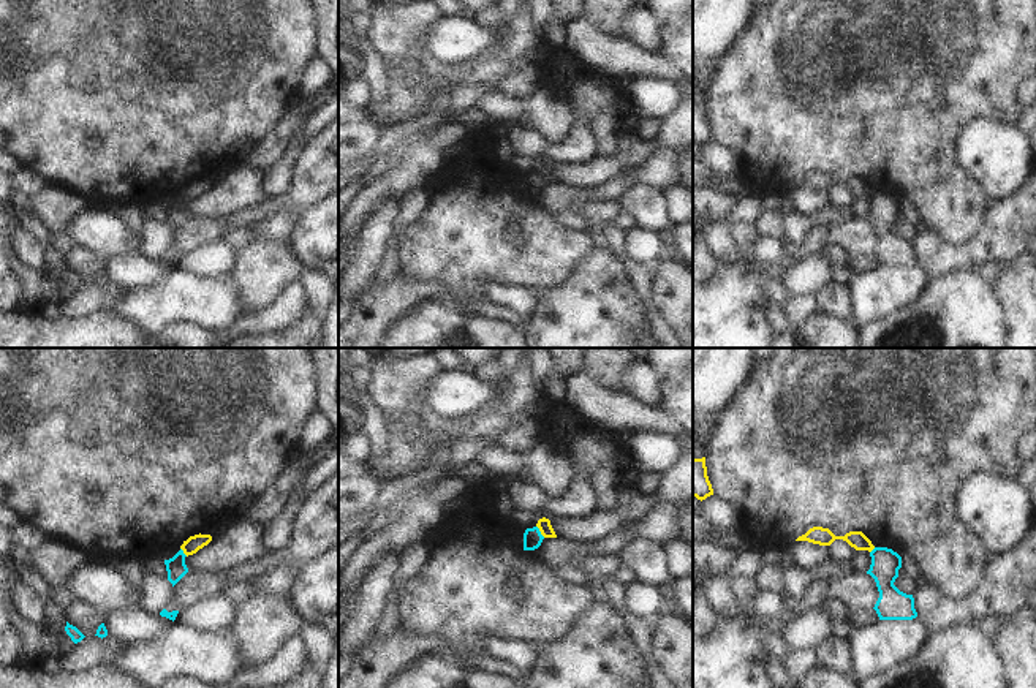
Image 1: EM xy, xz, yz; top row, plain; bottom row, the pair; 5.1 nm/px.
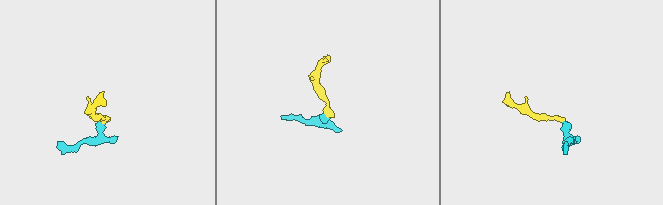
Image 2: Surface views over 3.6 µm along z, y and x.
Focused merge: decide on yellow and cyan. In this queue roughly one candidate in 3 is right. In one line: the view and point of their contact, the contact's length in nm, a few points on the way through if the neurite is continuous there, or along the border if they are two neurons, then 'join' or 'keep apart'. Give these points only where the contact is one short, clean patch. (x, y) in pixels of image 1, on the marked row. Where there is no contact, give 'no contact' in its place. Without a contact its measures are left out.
meets yellow in xz at (540, 530); contact 80 nm long; border along xz (536, 525), (544, 536); keep apart

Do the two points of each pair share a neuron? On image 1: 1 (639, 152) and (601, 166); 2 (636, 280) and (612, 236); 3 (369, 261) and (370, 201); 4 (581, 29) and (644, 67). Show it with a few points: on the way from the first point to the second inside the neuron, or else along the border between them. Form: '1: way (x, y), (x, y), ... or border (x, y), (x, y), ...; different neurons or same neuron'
1: way (630, 152), (611, 165); same neuron
2: way (631, 269), (616, 247); same neuron
3: border (399, 196), (388, 198), (358, 231); different neurons
4: way (597, 45), (604, 52), (628, 59); same neuron

